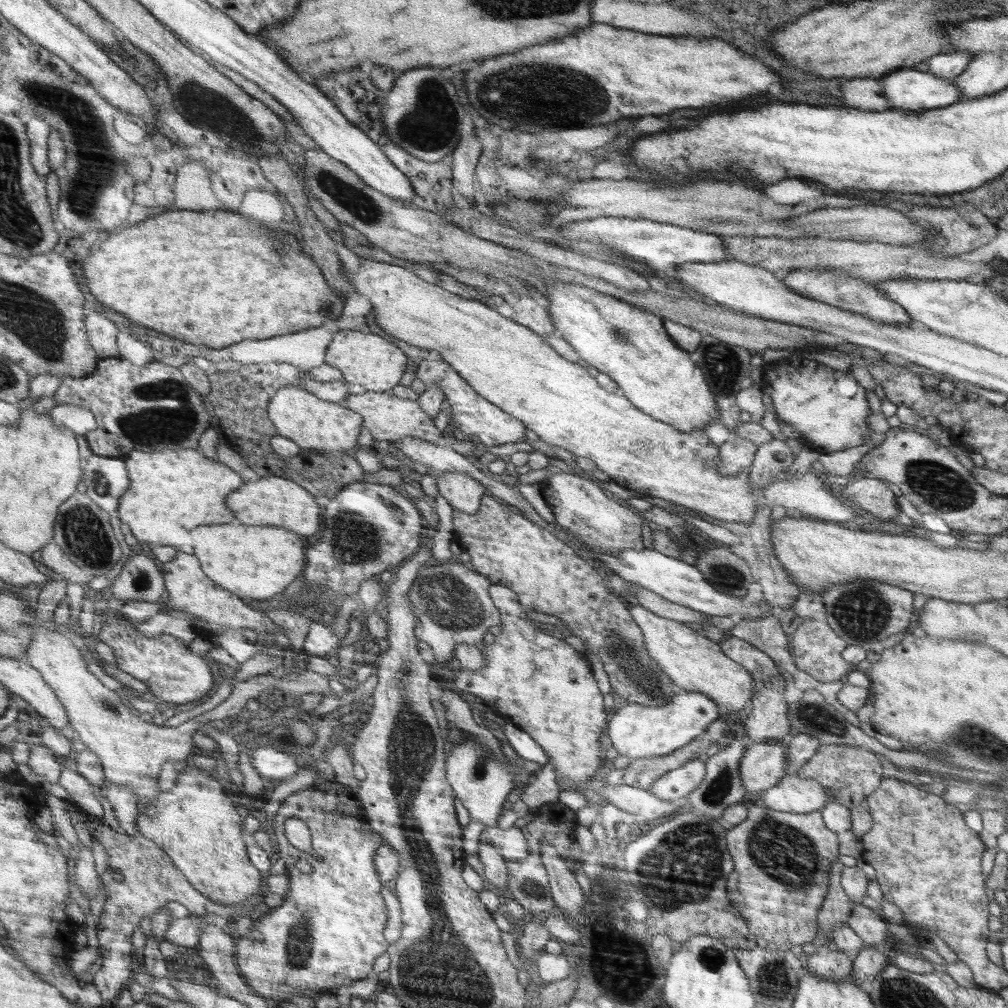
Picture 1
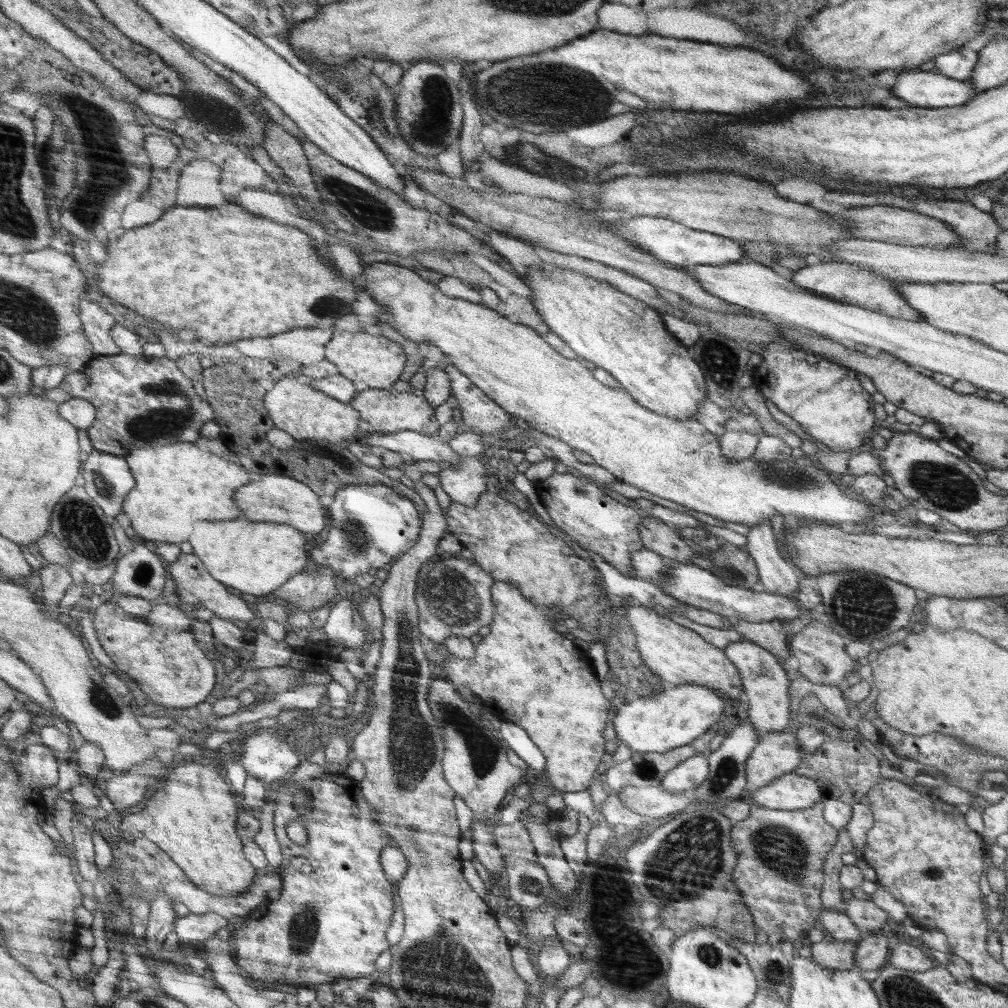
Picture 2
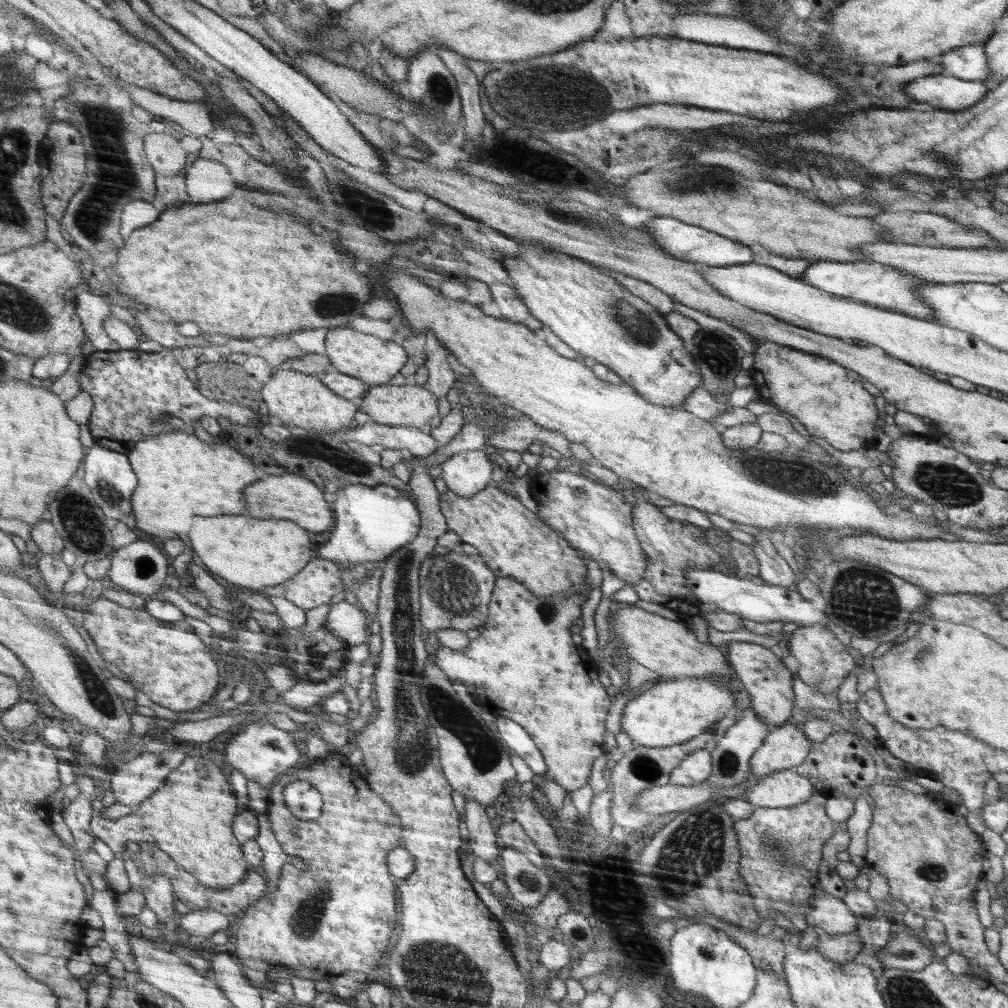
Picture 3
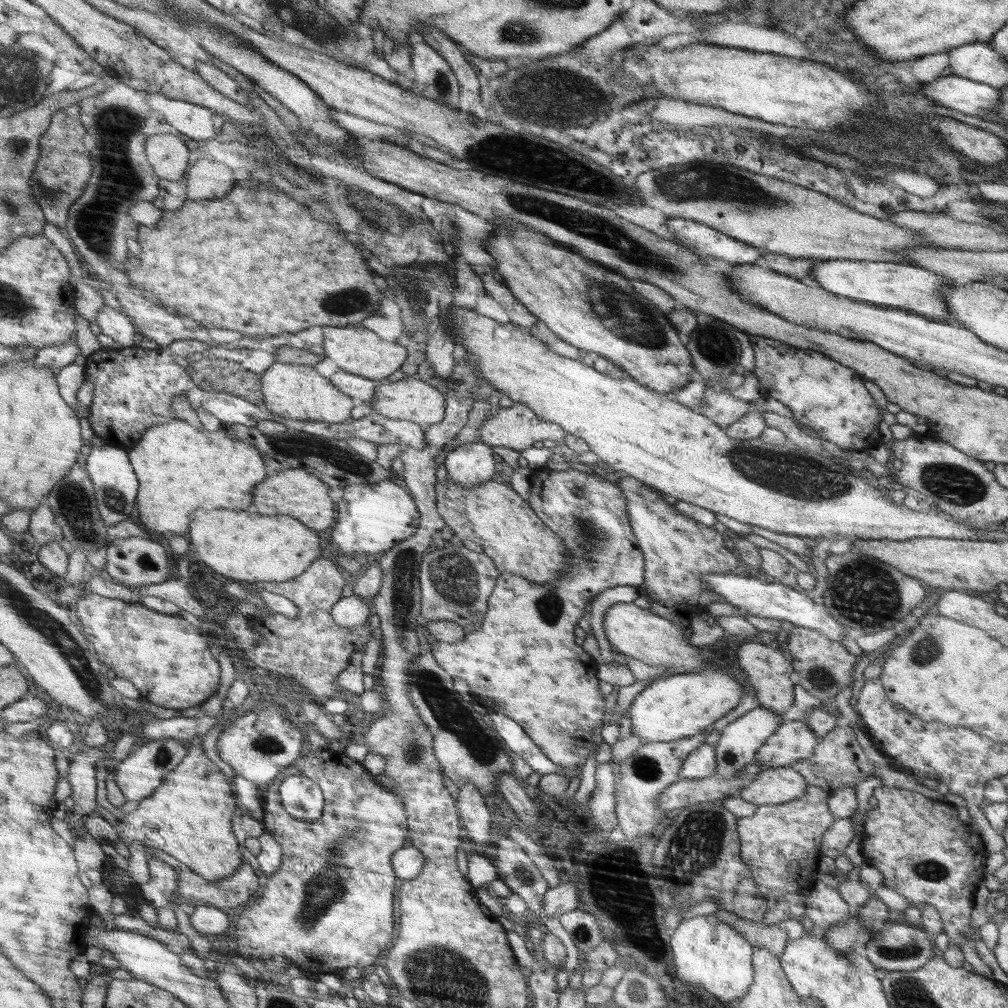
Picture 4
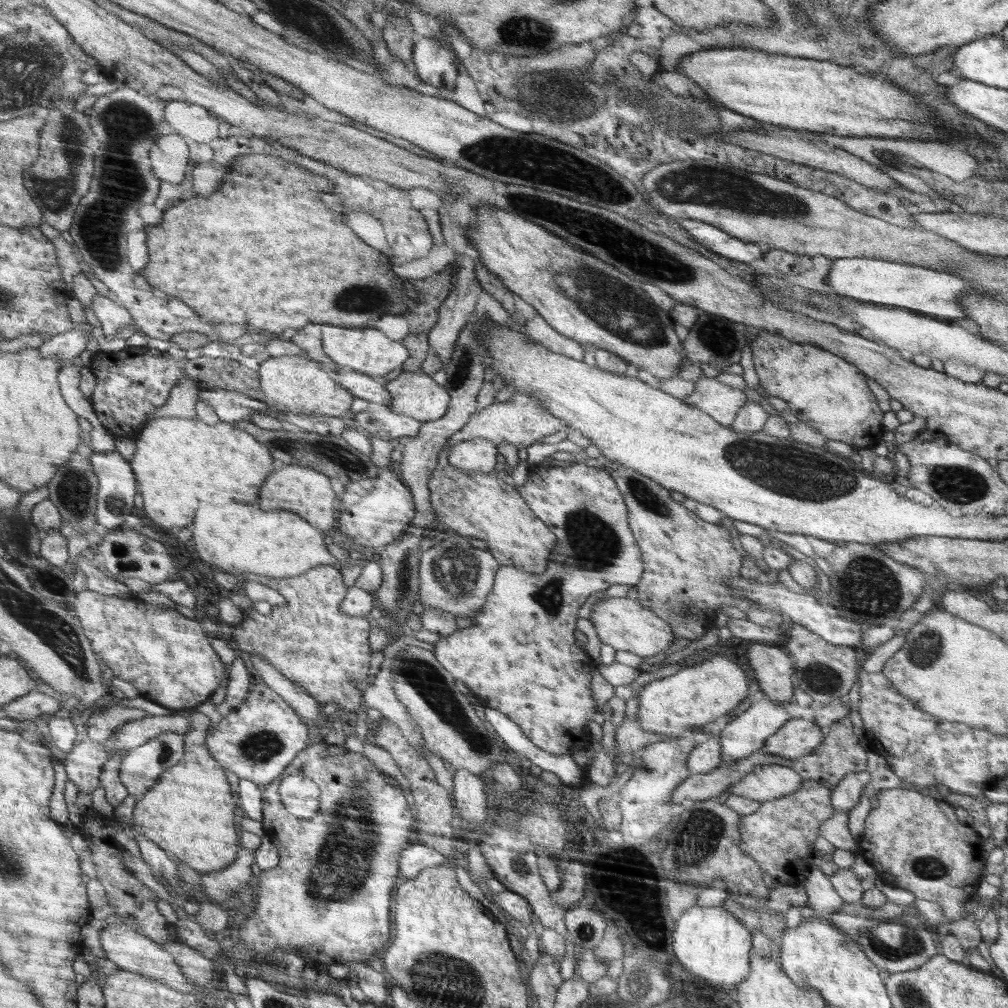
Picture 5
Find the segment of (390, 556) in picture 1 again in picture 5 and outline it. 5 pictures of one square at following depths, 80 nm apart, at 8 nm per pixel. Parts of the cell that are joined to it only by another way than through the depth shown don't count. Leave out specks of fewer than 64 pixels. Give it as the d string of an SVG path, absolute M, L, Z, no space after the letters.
M392 465L381 467L381 473L376 478L348 483L345 489L346 492L341 494L344 512L340 518L341 525L338 526L338 536L342 536L338 539L345 546L358 549L387 546L400 539L409 529L408 526L413 524L417 514L416 504L412 504L413 494L402 486L396 474L392 474Z

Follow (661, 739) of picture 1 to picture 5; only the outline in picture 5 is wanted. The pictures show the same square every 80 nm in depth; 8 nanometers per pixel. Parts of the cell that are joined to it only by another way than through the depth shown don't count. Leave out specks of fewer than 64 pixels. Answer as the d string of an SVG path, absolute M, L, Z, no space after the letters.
M716 655L710 659L700 659L695 664L680 669L676 674L652 681L641 688L638 693L637 720L642 725L642 729L648 733L660 733L668 737L678 736L684 732L694 733L695 726L703 727L717 719L722 721L726 712L738 706L740 700L746 698L746 694L748 694L748 678L744 674L744 668L728 660L726 656Z

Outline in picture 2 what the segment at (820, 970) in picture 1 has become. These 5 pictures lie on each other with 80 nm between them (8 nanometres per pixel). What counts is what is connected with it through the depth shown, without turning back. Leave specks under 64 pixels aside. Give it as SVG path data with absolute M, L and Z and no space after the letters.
M823 940L811 944L813 960L825 968L833 970L850 970L854 964L854 942L849 940L835 940L829 942Z

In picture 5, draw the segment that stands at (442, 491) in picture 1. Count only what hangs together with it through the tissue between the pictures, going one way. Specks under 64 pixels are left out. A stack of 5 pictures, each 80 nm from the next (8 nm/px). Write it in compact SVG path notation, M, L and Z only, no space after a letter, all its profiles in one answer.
M473 438L455 444L448 454L450 466L465 472L489 474L496 472L499 467L496 455L498 445L484 438Z

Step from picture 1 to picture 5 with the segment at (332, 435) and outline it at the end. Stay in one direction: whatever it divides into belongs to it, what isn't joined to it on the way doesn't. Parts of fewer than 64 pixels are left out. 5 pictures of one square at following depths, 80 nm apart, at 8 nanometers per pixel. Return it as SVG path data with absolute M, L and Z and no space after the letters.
M308 354L298 356L271 356L262 363L258 370L259 387L264 392L264 403L277 408L280 412L288 411L306 415L344 417L350 410L352 394L341 384L332 382L320 366L309 358Z

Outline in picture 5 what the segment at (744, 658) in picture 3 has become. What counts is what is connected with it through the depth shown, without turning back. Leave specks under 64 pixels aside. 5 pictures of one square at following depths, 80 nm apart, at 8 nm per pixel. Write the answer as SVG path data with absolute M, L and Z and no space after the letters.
M756 642L748 648L746 658L748 658L748 664L754 670L756 682L760 686L759 696L765 695L774 702L783 702L784 704L791 702L794 687L790 678L795 673L795 660L791 655L784 653L781 646L769 646Z

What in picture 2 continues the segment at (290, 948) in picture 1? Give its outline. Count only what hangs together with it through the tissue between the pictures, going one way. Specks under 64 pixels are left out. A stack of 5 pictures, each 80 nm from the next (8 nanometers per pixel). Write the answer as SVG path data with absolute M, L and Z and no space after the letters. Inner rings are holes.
M333 773L324 774L317 783L312 779L300 782L289 782L289 779L288 781L286 780L287 778L288 777L281 780L280 788L274 793L275 797L273 798L275 801L273 823L275 826L275 835L277 836L283 858L280 871L282 880L280 899L277 901L266 900L265 904L257 906L253 912L247 915L246 922L240 925L236 937L234 938L235 945L237 946L237 962L259 989L264 989L269 986L269 984L292 984L298 987L309 983L315 986L317 984L335 983L337 980L340 980L340 978L358 979L359 977L368 976L375 971L374 962L376 962L376 958L378 958L384 950L388 950L388 942L386 942L384 932L388 930L388 926L390 926L392 922L394 900L392 900L392 884L390 884L388 876L386 876L380 864L380 852L382 852L383 848L392 844L392 842L390 842L390 837L382 830L378 822L376 822L377 814L374 812L376 809L372 808L374 804L366 804L366 800L362 798L362 792L360 792L358 784L356 784L352 778L345 774ZM304 791L310 793L310 795L314 797L314 810L312 810L312 814L298 814L298 812L294 810L294 804L292 804L294 795L304 793ZM290 821L300 822L306 829L308 840L304 846L300 846L288 838L285 828ZM294 856L306 858L312 865L312 873L304 874L303 870L294 870L289 863L289 860L294 858Z

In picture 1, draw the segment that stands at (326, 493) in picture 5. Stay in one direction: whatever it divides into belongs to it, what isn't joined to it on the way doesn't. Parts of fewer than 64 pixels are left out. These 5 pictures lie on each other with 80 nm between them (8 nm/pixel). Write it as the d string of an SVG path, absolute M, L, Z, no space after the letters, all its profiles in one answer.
M278 476L260 477L259 480L245 482L240 489L236 489L226 498L226 505L235 514L236 522L248 526L280 526L294 533L314 538L314 532L320 528L320 506L316 504L316 498L309 493L300 483Z

